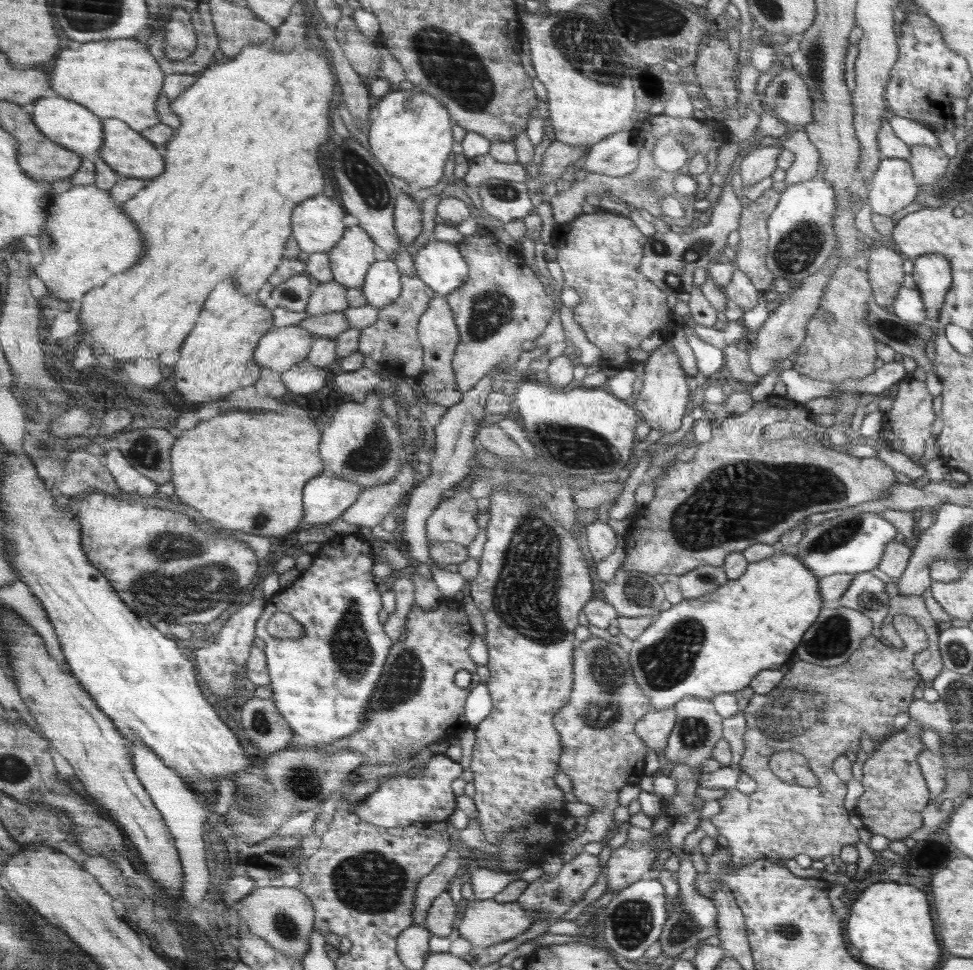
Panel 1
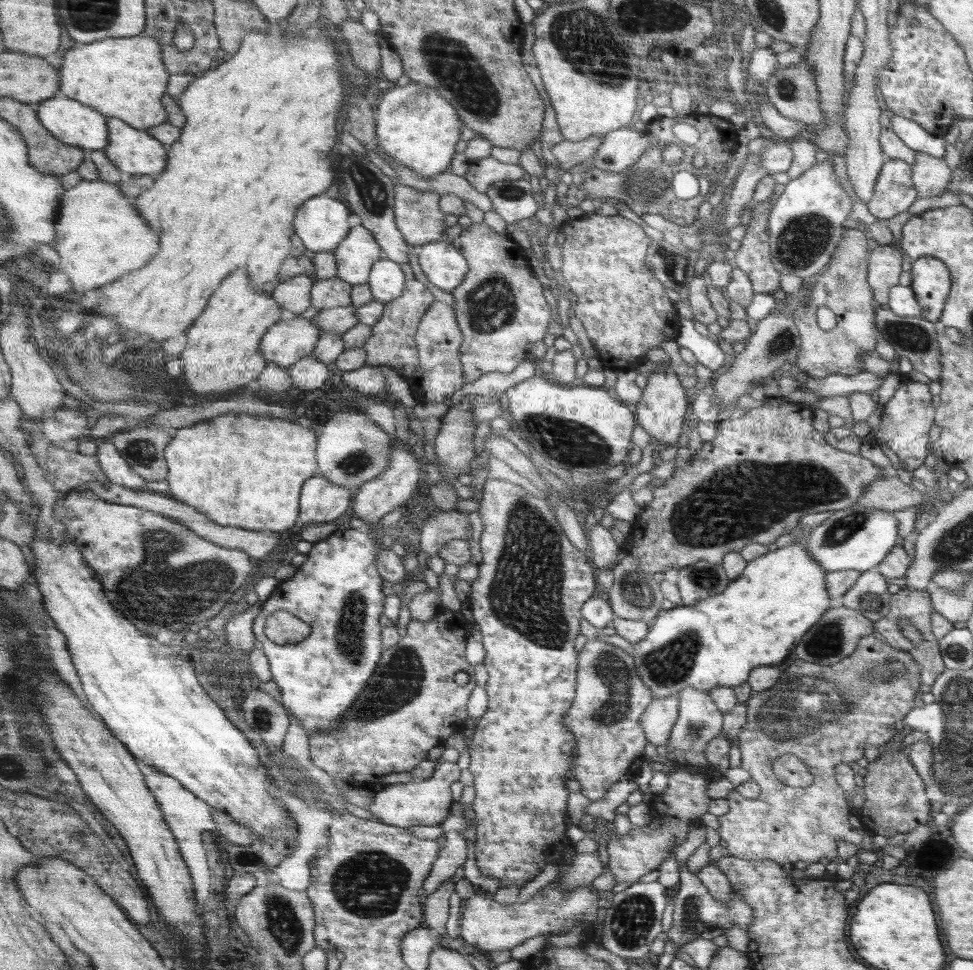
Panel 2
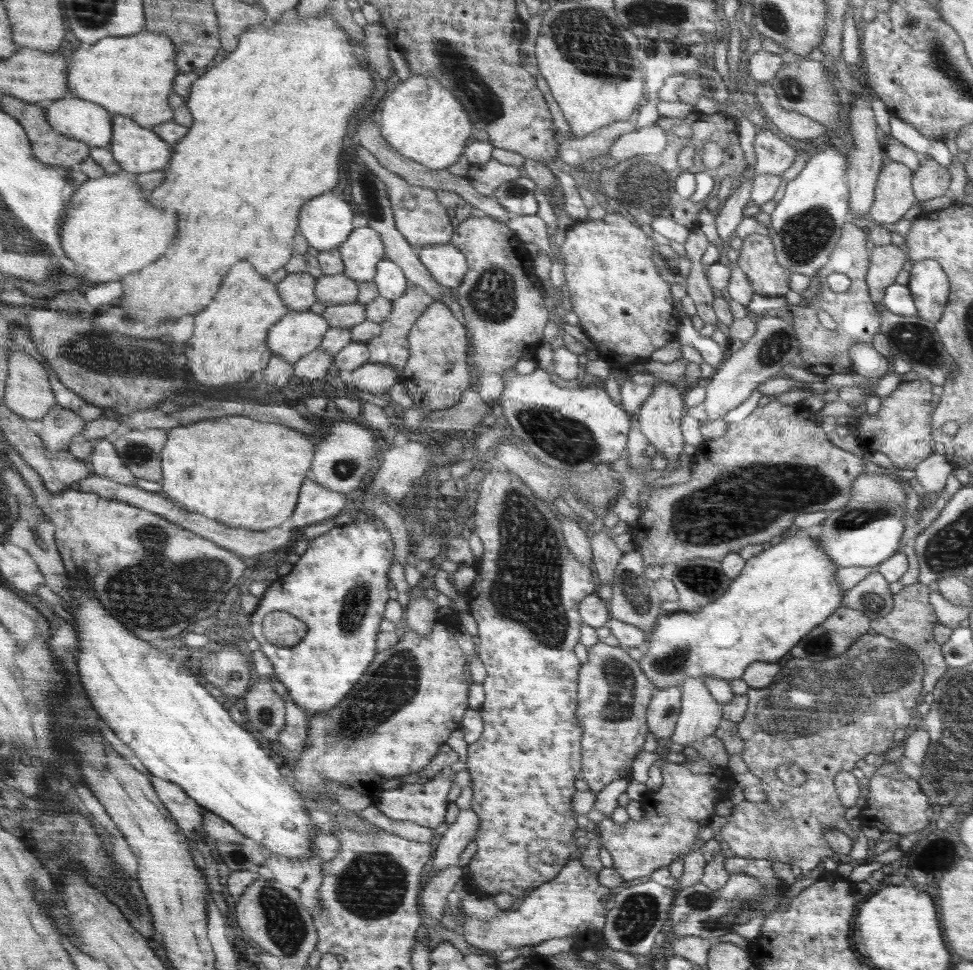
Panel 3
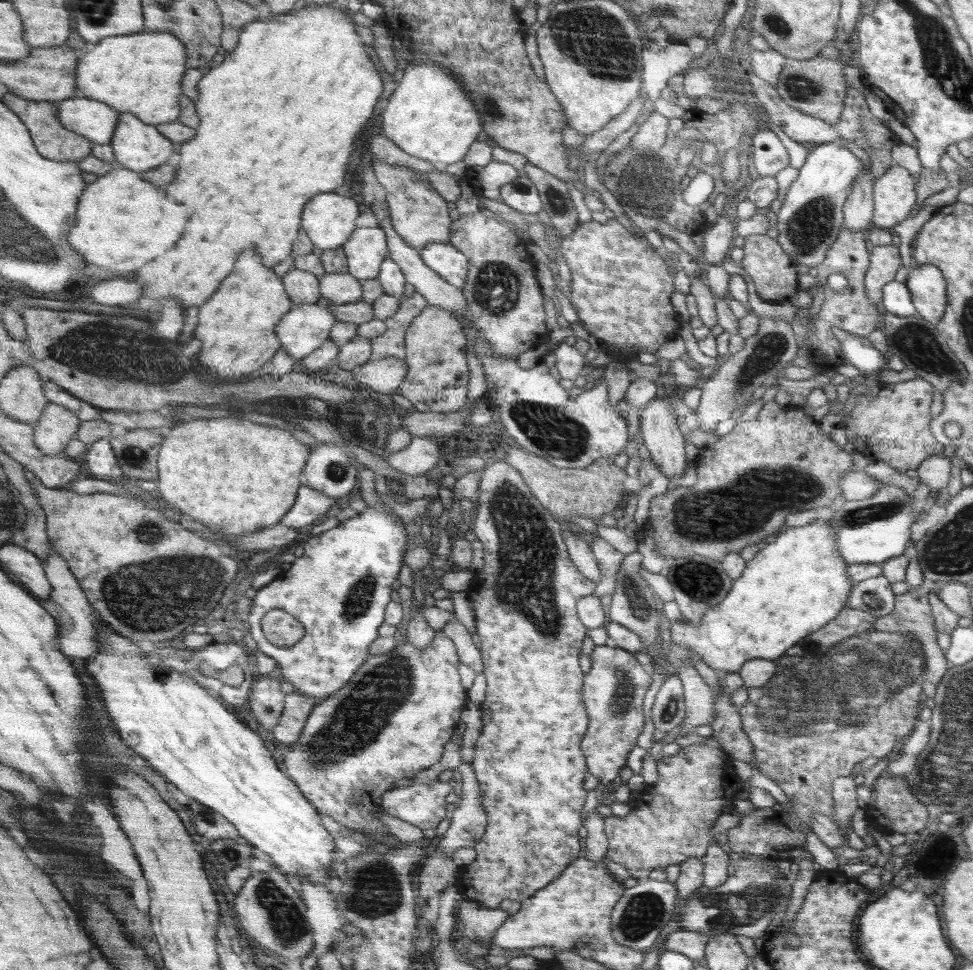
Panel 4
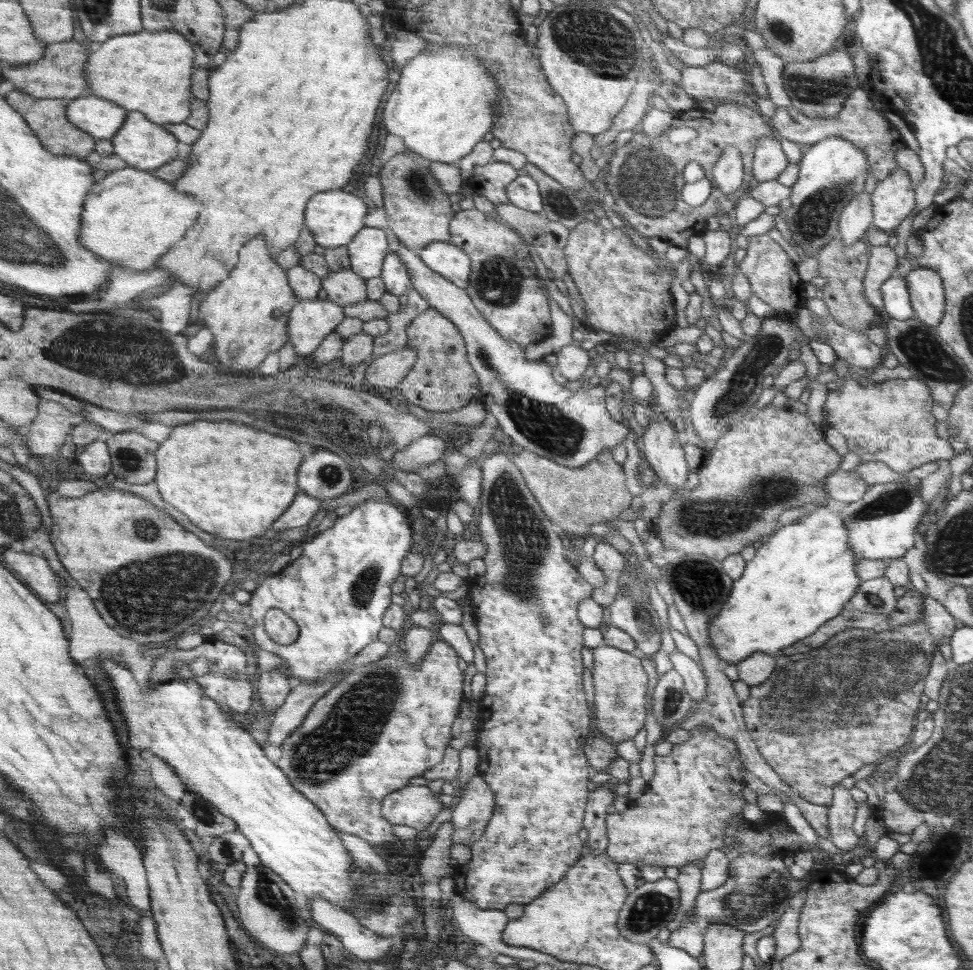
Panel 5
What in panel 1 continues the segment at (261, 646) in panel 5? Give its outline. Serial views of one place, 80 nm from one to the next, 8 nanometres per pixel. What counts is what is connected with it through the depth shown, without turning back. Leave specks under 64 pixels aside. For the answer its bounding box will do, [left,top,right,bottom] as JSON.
[256,533,394,746]

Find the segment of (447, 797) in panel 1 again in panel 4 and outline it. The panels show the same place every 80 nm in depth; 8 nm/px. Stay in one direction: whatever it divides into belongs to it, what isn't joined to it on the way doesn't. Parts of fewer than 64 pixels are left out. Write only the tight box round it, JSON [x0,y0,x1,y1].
[381,780,453,830]

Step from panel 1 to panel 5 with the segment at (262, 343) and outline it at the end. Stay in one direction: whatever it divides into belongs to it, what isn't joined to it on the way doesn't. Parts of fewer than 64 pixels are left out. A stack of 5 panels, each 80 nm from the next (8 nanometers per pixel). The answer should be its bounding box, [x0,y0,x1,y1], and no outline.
[289,299,346,354]

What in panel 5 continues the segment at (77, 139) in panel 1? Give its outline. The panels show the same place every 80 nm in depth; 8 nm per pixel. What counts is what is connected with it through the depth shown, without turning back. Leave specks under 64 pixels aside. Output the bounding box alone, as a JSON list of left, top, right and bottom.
[67,96,130,139]

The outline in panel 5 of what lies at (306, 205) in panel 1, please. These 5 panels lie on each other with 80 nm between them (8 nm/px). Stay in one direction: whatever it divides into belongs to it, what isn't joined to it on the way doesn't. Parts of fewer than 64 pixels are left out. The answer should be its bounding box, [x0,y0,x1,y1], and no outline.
[305,190,368,249]

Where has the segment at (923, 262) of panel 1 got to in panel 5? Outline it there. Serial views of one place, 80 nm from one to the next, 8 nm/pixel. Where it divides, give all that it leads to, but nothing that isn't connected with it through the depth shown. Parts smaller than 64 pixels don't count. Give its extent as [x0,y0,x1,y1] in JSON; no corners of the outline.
[905,268,945,327]

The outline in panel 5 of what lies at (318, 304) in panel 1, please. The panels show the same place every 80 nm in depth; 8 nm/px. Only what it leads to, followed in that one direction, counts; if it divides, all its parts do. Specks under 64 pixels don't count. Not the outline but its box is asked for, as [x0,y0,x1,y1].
[321,268,367,307]

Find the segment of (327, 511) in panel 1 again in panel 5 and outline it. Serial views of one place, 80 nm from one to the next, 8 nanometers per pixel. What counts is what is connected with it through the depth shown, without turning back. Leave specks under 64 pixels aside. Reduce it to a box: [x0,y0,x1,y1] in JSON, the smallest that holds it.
[271,492,321,533]

